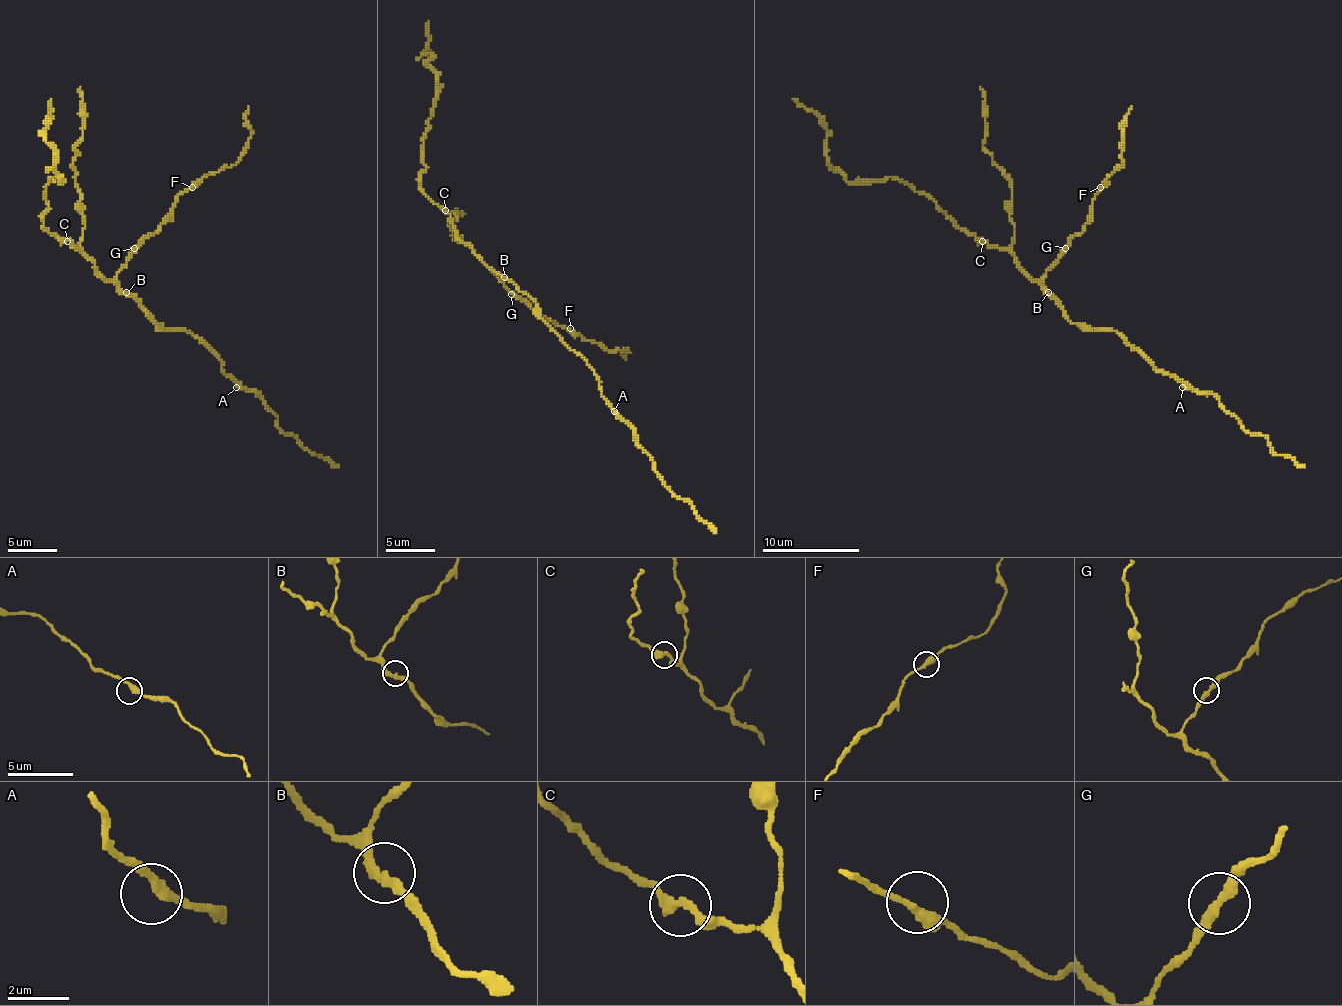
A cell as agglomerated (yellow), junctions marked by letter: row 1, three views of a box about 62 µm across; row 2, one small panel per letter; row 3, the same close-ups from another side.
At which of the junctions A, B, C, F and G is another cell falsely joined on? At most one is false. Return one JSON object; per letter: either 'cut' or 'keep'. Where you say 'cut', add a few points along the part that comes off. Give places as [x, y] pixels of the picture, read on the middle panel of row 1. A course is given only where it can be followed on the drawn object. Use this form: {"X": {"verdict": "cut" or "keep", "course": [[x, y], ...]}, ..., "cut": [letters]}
{"A": {"verdict": "keep"}, "B": {"verdict": "keep"}, "C": {"verdict": "keep"}, "F": {"verdict": "keep"}, "G": {"verdict": "keep"}, "cut": []}

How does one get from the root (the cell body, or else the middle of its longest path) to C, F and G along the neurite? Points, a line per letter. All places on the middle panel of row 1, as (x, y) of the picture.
C: (504, 277), (497, 274), (470, 245), (465, 245), (455, 235), (453, 218), (445, 211)
F: (504, 277), (494, 272), (533, 311), (557, 326), (570, 328)
G: (504, 277), (494, 272), (511, 294)

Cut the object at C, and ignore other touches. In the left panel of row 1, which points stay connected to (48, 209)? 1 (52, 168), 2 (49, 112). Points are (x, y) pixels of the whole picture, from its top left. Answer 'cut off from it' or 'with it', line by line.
1: with it
2: with it

